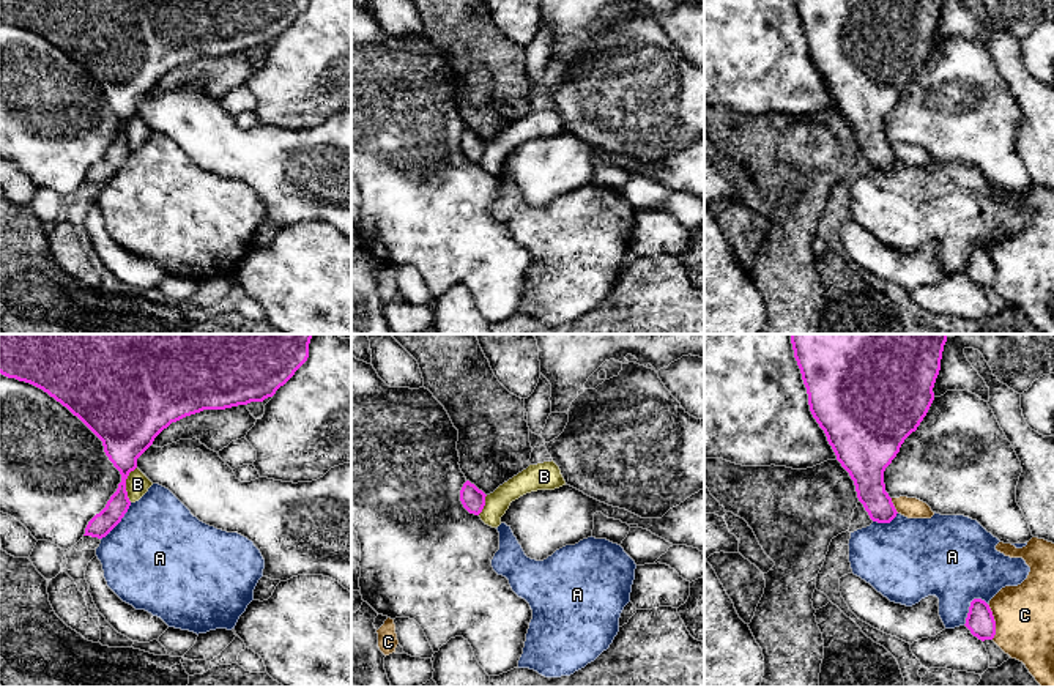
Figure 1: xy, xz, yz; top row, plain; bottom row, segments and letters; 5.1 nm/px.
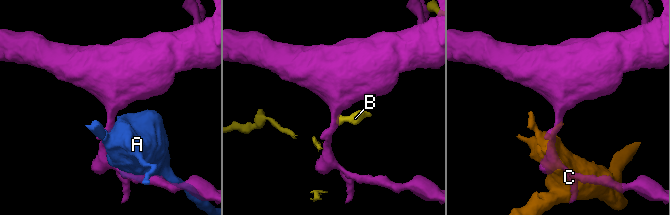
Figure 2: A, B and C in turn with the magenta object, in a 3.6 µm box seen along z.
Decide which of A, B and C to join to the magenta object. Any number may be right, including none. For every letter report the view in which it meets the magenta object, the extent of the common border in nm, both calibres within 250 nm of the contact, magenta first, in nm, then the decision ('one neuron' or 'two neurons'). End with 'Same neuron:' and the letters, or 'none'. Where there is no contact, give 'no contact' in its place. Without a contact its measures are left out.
A: yz | 170 nm | 140/420 nm | two neurons
B: xy | 190 nm | 240/120 nm | two neurons
C: yz | 190 nm | 140/300 nm | two neurons
Same neuron: none

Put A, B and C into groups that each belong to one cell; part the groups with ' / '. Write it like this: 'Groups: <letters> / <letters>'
Groups: A / B C

